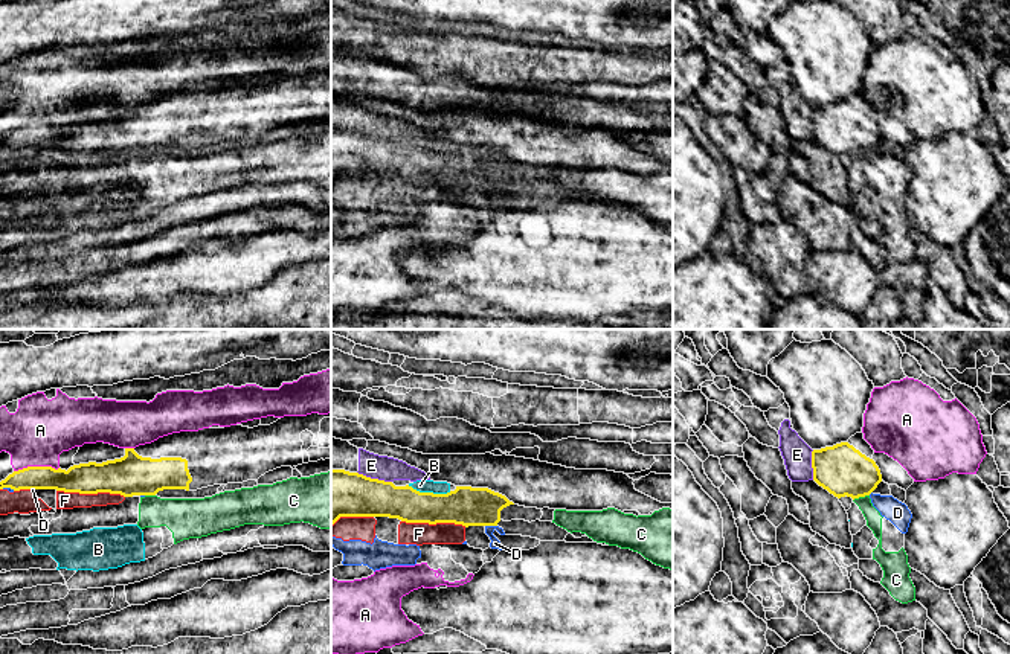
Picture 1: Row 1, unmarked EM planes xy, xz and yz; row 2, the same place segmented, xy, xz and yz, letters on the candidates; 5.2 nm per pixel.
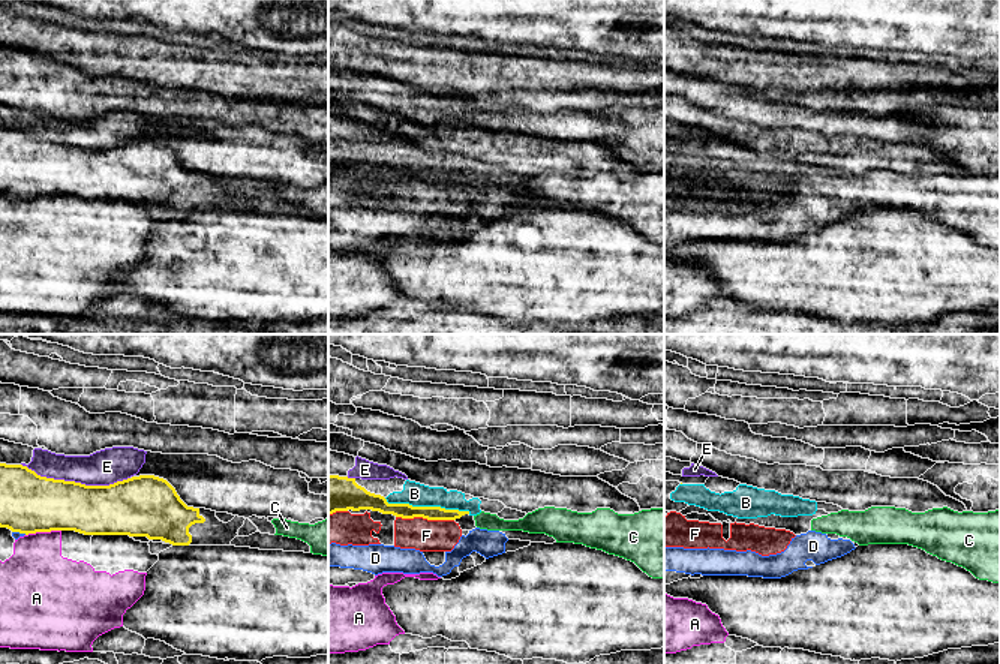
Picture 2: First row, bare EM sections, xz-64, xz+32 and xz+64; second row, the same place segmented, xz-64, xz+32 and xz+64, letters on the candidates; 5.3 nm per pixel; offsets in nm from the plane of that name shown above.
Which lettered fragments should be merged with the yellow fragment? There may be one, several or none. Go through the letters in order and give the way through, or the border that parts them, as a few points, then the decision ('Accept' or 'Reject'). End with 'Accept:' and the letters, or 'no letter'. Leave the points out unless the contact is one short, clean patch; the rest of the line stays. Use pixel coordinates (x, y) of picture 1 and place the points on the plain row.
A: Reject
B: Reject
C: Boundary: yz (868, 153), (853, 159). Reject
D: Boundary: xz (485, 183), (496, 185). Reject
E: Reject
F: Reject
Accept: no letter

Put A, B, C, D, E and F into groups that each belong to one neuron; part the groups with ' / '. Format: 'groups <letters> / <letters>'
groups A / B C D F / E

